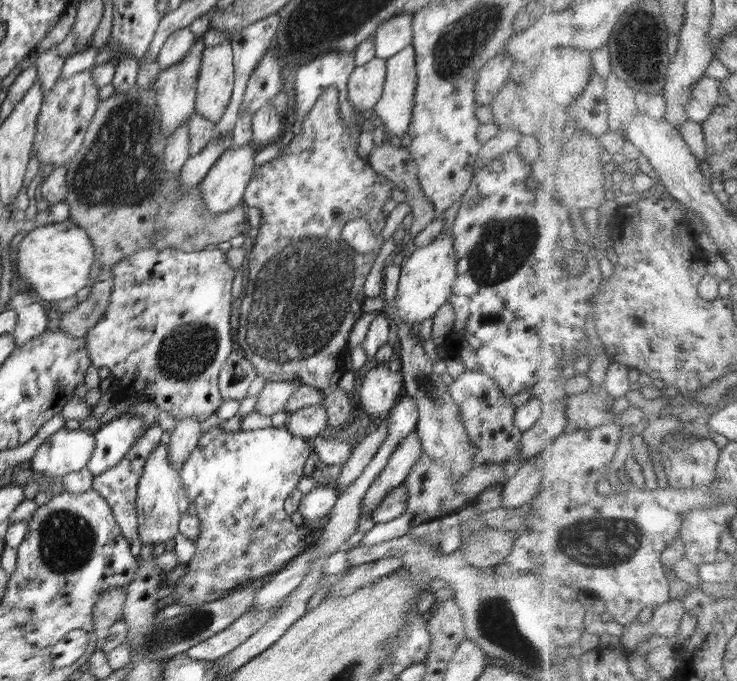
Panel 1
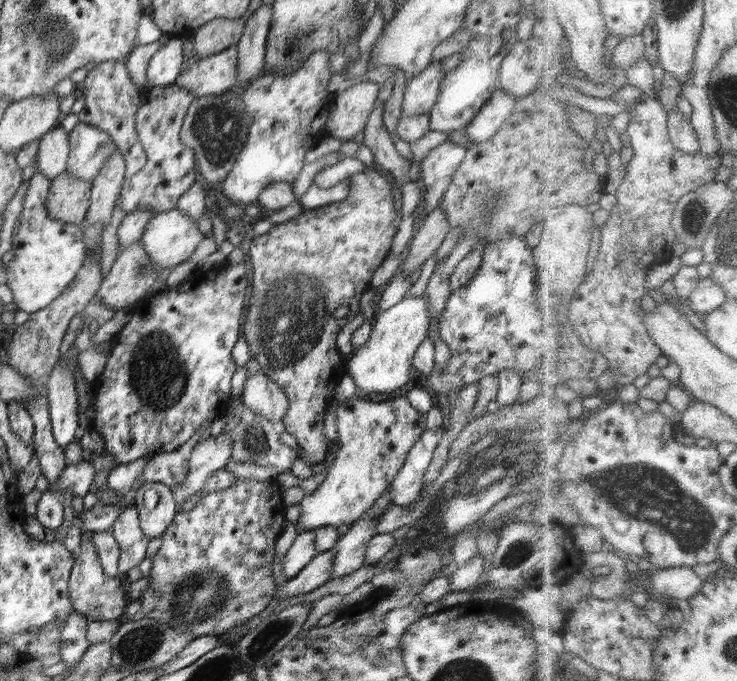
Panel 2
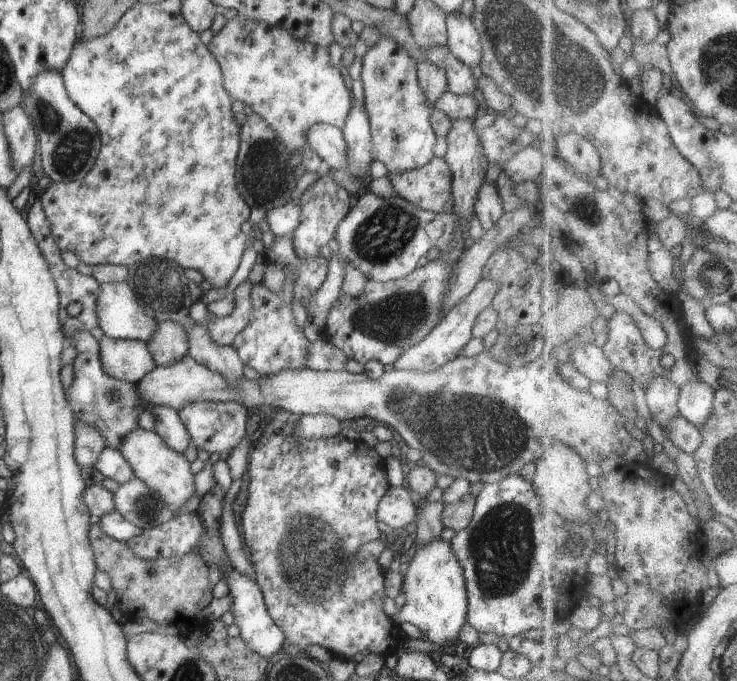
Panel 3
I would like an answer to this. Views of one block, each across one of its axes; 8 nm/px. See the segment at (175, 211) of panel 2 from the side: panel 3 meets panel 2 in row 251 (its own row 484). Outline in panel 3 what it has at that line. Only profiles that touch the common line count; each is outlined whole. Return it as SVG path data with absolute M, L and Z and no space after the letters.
M139 427L135 432L130 432L121 442L119 452L130 464L135 478L141 479L150 491L160 496L174 513L178 513L195 496L197 491L191 463L184 455L167 448L155 431L146 431Z

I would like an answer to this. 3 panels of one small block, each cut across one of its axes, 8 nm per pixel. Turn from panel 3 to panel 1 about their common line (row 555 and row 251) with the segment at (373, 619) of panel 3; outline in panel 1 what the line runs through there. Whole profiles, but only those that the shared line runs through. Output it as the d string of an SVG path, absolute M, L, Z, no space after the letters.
M336 87L327 88L316 100L314 106L310 108L310 112L304 116L301 120L302 128L298 135L292 138L291 142L286 147L284 154L280 154L266 163L255 167L250 182L246 185L243 202L248 207L254 206L260 210L261 219L259 232L255 239L253 239L254 246L252 250L248 252L248 282L246 282L246 296L242 298L242 304L240 304L240 316L238 316L238 322L240 328L238 328L238 344L244 352L244 356L254 365L257 376L264 378L267 382L295 382L298 380L302 384L306 384L311 387L315 387L324 393L324 400L321 404L326 408L328 414L328 426L343 426L346 420L350 419L350 398L347 392L344 392L340 387L340 380L345 373L346 361L345 355L348 350L348 336L355 323L363 315L363 303L365 302L364 284L368 274L371 272L371 267L374 263L373 255L359 254L355 252L348 244L341 238L342 227L349 221L356 218L364 218L368 224L370 224L374 235L378 236L382 234L387 214L384 213L383 207L387 200L392 198L392 192L396 189L396 184L388 178L378 174L367 158L362 158L357 152L358 138L360 133L365 128L358 126L357 132L355 128L346 126L346 122L342 120L342 114L340 114L339 106L339 92Z

